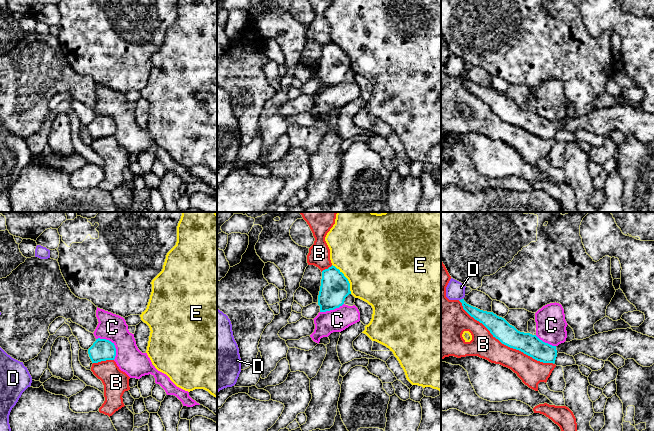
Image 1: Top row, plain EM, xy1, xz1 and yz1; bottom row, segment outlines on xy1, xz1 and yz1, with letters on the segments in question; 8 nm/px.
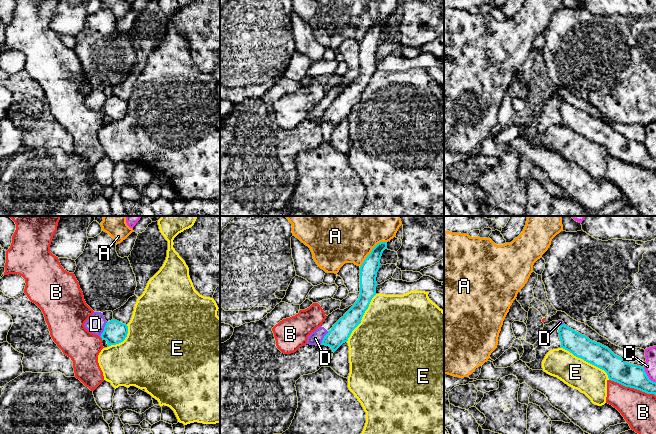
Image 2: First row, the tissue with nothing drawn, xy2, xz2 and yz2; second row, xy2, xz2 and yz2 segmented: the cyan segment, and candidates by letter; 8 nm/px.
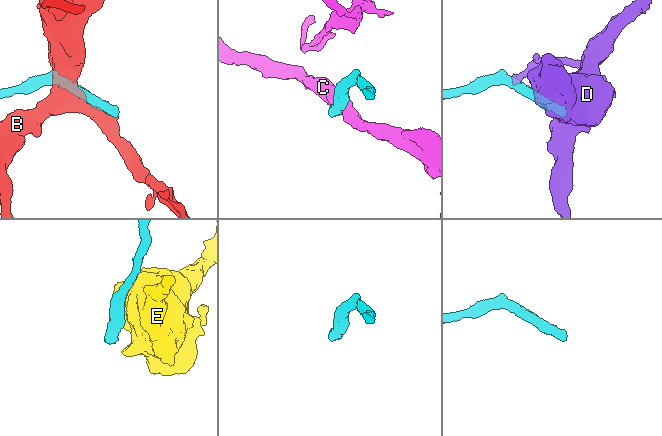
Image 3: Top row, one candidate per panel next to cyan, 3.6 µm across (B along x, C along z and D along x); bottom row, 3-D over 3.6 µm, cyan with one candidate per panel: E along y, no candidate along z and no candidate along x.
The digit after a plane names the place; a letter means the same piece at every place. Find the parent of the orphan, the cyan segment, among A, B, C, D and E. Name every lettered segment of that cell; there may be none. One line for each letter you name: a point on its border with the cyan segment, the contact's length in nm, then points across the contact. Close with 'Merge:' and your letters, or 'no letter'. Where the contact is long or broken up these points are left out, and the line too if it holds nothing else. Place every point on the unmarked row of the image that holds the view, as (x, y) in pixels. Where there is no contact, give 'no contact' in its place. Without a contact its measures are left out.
Merge: no letter

